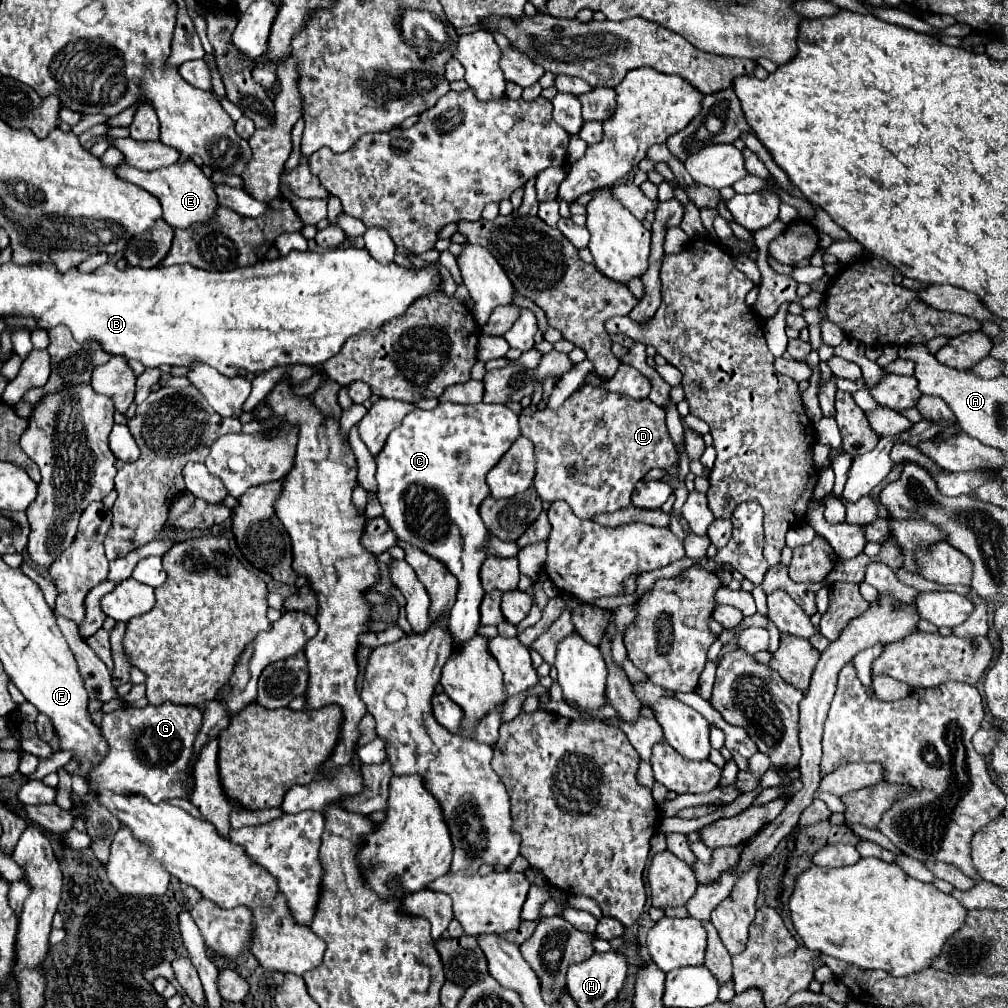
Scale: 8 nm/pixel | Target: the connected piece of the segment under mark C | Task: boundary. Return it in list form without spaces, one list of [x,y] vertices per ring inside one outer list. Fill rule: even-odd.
[[[438,403],[434,409],[414,409],[410,411],[402,425],[394,429],[384,445],[384,451],[376,457],[376,481],[380,485],[380,503],[384,507],[384,517],[388,519],[392,531],[402,541],[408,541],[420,547],[424,553],[440,559],[450,573],[458,579],[458,599],[450,609],[448,629],[452,635],[452,647],[460,649],[466,645],[478,625],[480,625],[480,599],[484,589],[480,587],[480,563],[486,559],[486,527],[480,519],[480,503],[490,495],[486,485],[486,473],[500,461],[500,457],[510,449],[510,445],[520,437],[518,415],[506,405],[456,405],[456,403]],[[466,451],[468,463],[460,463],[458,455]]]

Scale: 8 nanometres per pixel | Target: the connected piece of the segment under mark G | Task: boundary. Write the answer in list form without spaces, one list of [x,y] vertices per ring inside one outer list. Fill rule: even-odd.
[[[146,705],[142,709],[118,709],[102,717],[100,731],[108,743],[108,753],[98,761],[88,775],[90,793],[102,791],[122,795],[142,795],[150,803],[160,803],[172,797],[188,797],[184,775],[188,775],[188,759],[192,759],[192,743],[200,729],[202,713],[186,705]]]

